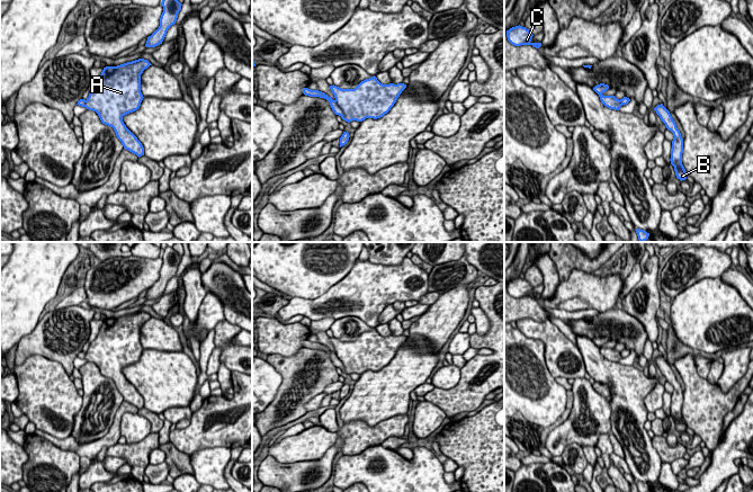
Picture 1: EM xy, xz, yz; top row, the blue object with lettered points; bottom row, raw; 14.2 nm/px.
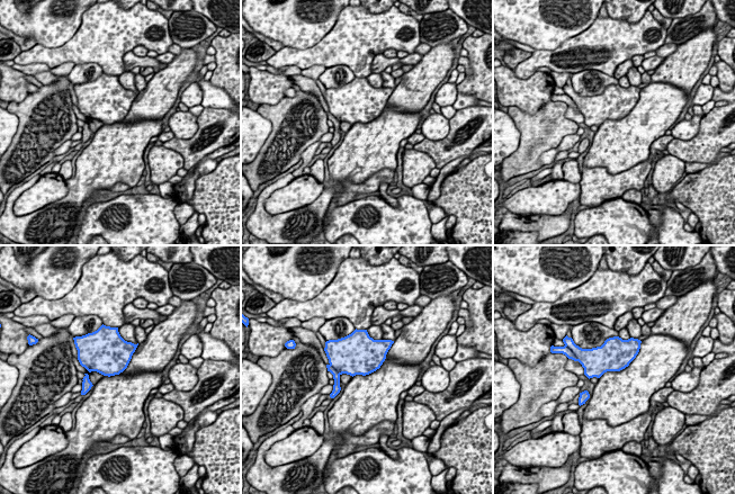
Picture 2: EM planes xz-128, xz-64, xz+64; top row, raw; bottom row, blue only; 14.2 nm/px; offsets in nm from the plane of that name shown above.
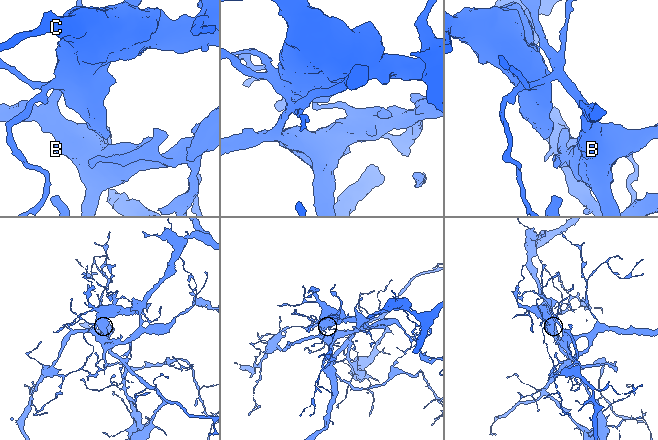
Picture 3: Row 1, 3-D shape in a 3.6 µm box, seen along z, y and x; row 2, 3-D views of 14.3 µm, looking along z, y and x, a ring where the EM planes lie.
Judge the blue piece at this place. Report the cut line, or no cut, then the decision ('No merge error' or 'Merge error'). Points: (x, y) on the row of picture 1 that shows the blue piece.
Split along xz (334, 100), (341, 109), (344, 119). Merge error

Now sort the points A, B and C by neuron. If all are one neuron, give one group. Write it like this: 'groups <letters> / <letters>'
groups A C / B

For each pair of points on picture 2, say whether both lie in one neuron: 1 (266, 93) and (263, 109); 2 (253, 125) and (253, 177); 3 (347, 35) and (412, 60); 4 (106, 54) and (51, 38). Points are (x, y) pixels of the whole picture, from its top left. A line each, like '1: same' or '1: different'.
1: different
2: different
3: different
4: different

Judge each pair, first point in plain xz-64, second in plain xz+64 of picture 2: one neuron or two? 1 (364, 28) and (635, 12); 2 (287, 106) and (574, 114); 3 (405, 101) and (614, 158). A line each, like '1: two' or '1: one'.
1: two
2: two
3: two

